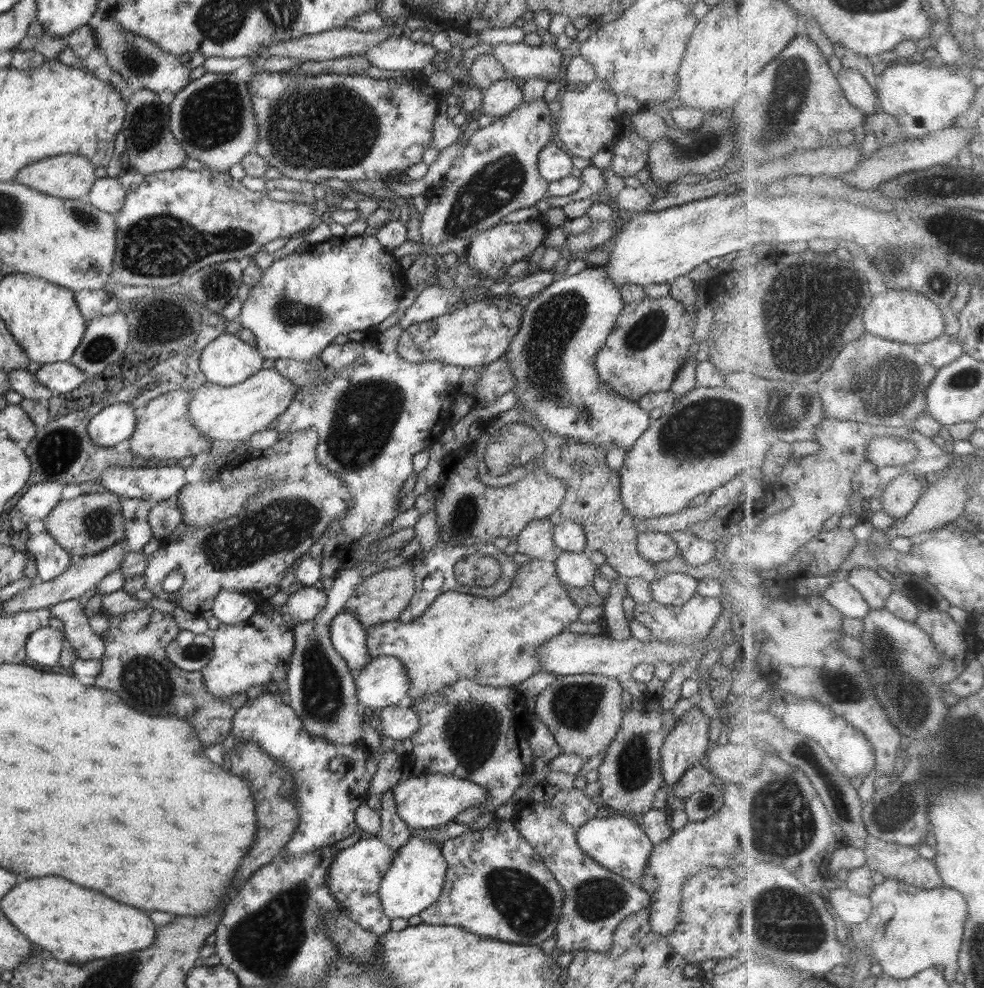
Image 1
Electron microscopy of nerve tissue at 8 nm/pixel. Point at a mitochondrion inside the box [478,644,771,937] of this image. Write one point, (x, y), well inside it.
(573, 705)

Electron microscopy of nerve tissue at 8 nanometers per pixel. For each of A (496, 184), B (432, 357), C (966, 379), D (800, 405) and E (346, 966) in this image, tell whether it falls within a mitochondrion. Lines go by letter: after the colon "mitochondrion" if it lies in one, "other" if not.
A: mitochondrion
B: other
C: mitochondrion
D: mitochondrion
E: other

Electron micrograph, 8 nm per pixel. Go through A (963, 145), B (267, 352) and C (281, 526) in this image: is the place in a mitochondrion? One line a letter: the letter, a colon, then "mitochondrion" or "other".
A: other
B: other
C: mitochondrion

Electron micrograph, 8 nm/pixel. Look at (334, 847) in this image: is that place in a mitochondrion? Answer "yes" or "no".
no

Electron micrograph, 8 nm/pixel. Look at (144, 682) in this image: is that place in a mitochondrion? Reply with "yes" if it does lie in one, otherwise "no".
yes

